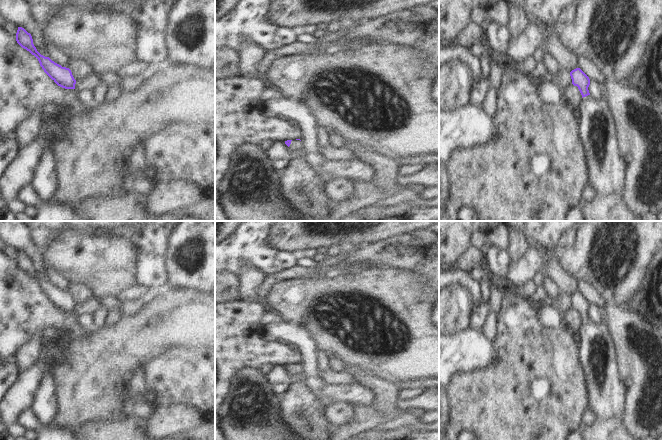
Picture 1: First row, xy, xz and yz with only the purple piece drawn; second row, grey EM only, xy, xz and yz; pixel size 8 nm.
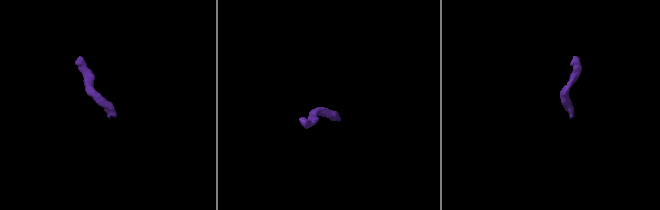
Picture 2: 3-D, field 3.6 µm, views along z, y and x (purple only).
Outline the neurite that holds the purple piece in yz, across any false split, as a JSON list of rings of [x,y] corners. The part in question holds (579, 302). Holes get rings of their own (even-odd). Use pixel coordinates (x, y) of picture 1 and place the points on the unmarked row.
[[[580,292],[572,294],[570,300],[582,319],[577,333],[578,359],[586,379],[590,409],[598,420],[622,418],[626,390],[620,379],[612,337],[604,324],[590,319],[590,303]]]

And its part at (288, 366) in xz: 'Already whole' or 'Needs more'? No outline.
Needs more

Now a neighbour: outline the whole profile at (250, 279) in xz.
[[[252,267],[243,268],[238,276],[240,283],[238,294],[241,300],[247,302],[260,302],[258,298],[258,288],[264,277],[264,274]]]

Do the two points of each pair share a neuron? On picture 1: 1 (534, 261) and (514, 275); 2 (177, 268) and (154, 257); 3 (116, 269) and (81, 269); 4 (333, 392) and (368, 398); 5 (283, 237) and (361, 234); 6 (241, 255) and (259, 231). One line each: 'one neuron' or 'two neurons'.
1: one neuron
2: two neurons
3: one neuron
4: one neuron
5: one neuron
6: one neuron

